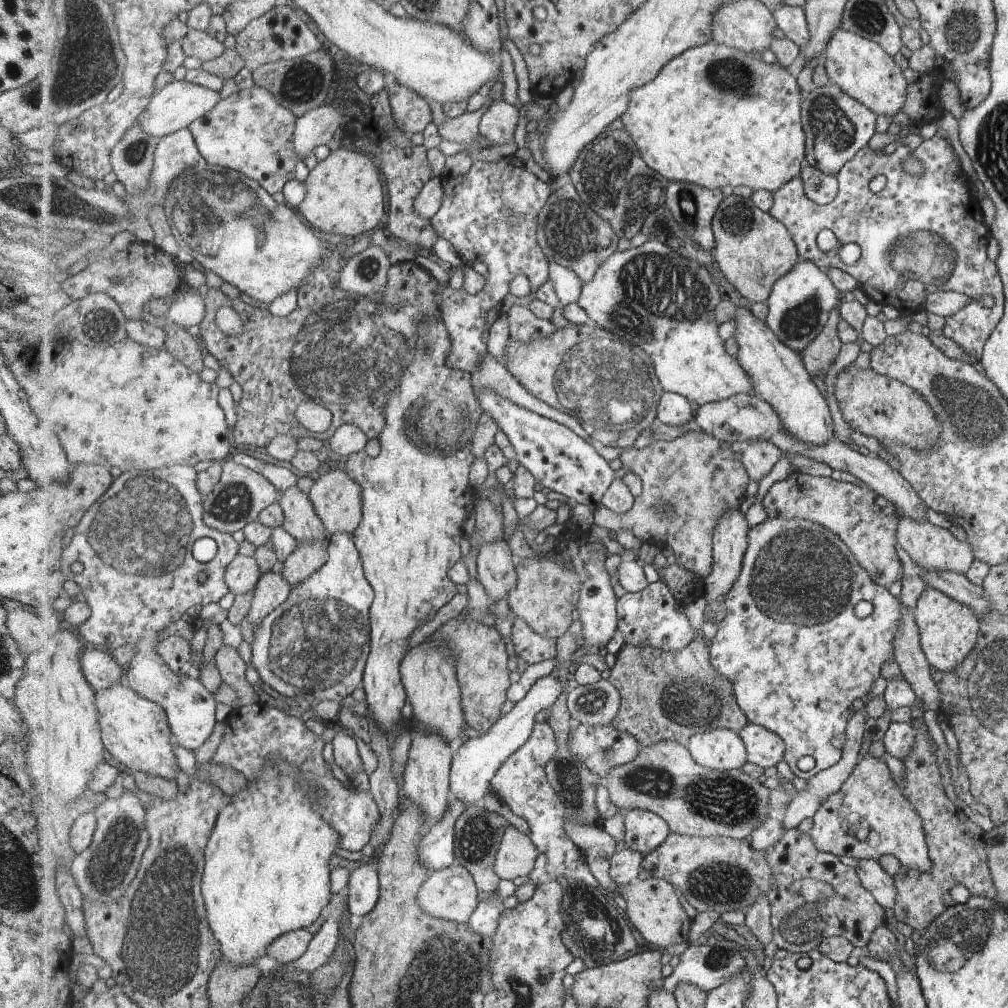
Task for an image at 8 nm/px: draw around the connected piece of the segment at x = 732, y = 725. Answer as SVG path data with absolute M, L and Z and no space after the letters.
M696 636L691 644L695 648L693 652L691 652L691 646L687 648L689 652L687 656L685 656L685 650L679 652L679 670L673 663L673 654L625 644L617 655L609 678L622 694L622 705L613 724L618 729L633 733L645 747L653 746L661 741L675 741L688 749L692 738L697 733L715 729L729 729L736 733L743 730L749 724L748 718L738 705L732 682L712 663L710 646L707 646L706 640L703 636Z

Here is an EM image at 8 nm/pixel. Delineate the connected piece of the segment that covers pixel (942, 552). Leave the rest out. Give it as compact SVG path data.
M902 515L897 529L898 546L903 549L912 563L921 571L951 571L965 574L975 556L968 542L961 543L947 529L925 521L913 521Z

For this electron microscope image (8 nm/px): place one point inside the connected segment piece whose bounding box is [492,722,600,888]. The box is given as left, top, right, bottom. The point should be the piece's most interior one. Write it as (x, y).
(522, 783)

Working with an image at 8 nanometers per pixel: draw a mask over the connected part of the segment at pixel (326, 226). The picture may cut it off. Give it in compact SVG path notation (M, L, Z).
M339 147L309 172L305 184L307 198L298 210L303 220L317 233L334 232L356 240L358 234L369 234L382 227L385 216L385 188L381 182L382 170L367 154Z

